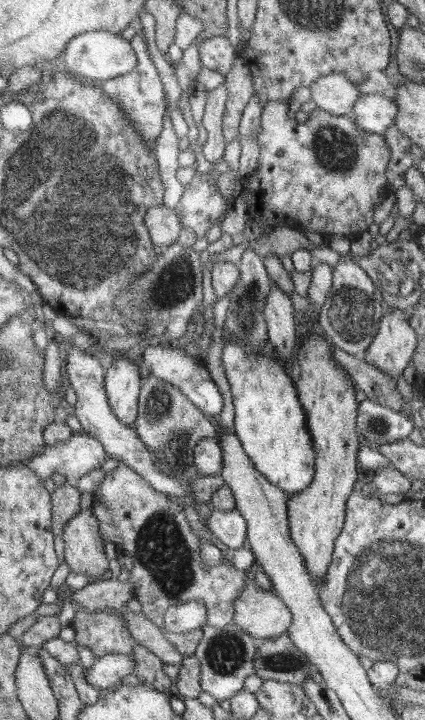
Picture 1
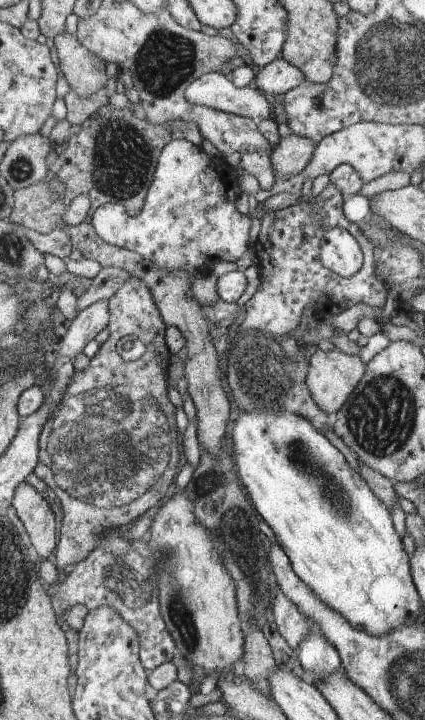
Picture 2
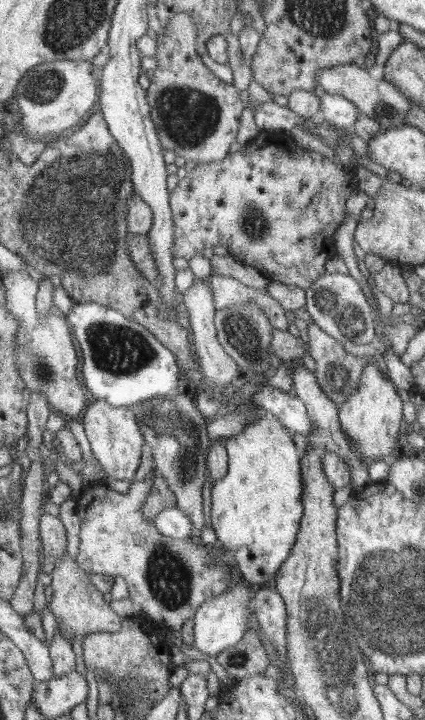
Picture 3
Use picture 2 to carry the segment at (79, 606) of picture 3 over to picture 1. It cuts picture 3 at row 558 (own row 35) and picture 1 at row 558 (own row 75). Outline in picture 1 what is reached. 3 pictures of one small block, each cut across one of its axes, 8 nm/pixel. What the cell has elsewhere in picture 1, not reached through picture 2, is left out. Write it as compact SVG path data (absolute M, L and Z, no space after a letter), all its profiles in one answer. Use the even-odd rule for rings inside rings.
M91 508L80 510L67 524L61 537L63 562L70 567L74 574L88 575L90 583L103 581L103 575L109 570L103 540L99 532L99 523L93 516Z

